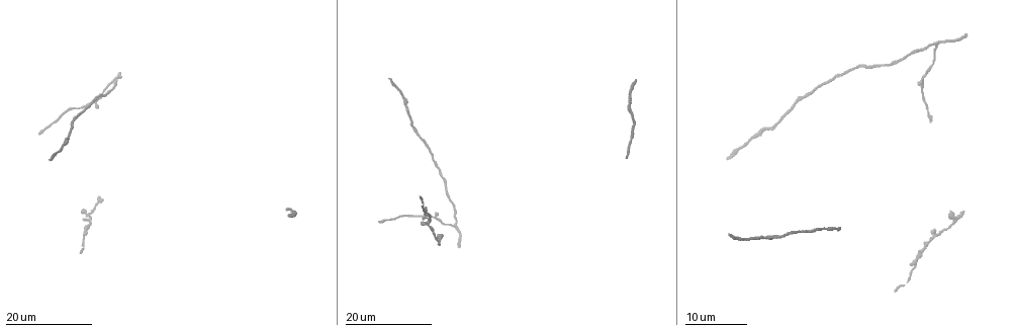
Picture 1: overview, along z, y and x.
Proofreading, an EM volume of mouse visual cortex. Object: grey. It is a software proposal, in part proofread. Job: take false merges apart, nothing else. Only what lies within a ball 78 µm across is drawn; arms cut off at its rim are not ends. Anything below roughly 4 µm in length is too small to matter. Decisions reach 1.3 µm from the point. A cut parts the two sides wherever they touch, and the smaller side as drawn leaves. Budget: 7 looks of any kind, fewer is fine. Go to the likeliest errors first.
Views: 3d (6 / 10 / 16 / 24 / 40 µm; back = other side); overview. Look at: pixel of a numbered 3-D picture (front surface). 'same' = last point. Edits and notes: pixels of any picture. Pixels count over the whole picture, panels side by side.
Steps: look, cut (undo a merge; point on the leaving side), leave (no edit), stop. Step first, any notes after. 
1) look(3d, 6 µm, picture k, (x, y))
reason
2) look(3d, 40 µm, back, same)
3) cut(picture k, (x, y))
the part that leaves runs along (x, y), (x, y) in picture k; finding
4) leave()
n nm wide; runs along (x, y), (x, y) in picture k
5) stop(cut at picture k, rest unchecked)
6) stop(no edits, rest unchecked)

look(3d, 24 µm, picture 1, (454, 223))
arms part here

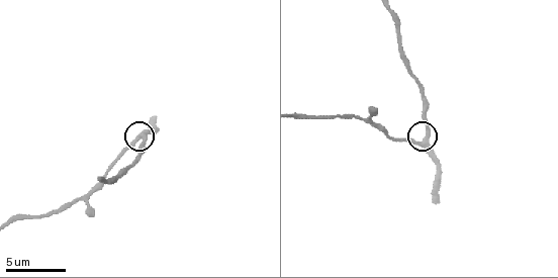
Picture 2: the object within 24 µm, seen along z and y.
look(3d, 6 µm, picture 2, (424, 142))

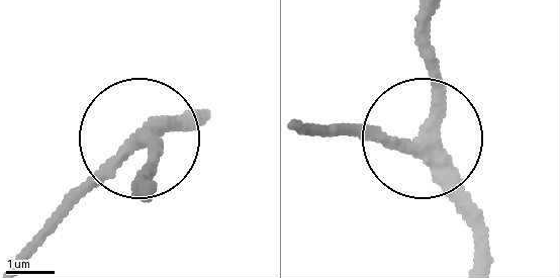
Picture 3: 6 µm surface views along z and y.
leave()
3 arms; runs along (19, 253), (141, 132), (209, 120) in picture 3; one neuron here

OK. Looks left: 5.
look(3d, 6 µm, picture 2, (309, 118))

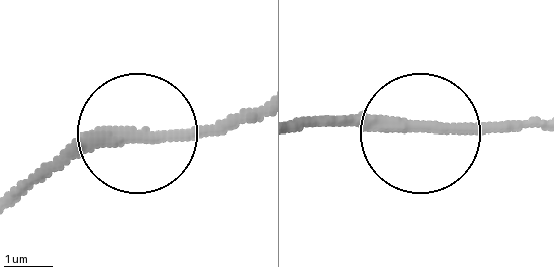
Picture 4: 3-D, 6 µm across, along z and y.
leave()
260 nm wide; one neuron here

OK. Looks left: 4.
look(3d, 24 µm, picture 1, (765, 128))
sudden change in width

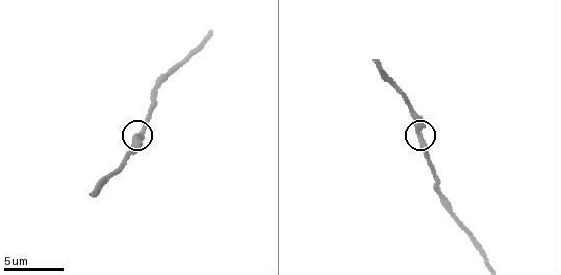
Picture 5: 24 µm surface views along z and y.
look(3d, 10 µm, picture 5, (135, 139))

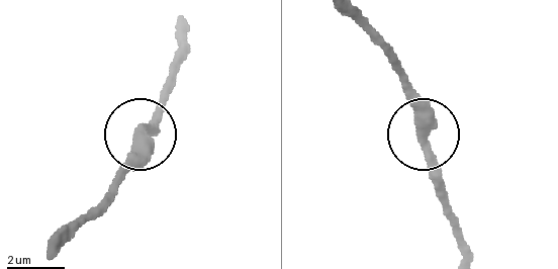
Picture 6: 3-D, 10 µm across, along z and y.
look(3d, 6 µm, picture 6, (140, 132))
zoom in

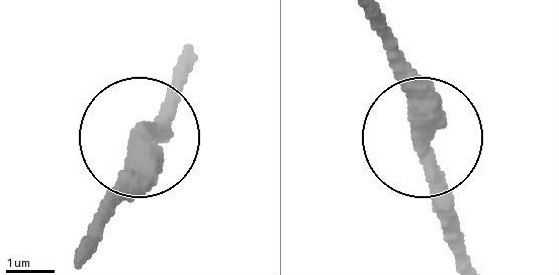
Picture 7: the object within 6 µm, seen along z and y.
leave()
runs along (469, 261), (433, 200), (417, 92), (397, 60) in picture 7; one neuron here

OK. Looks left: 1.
stop(no edits, rest unchecked)

